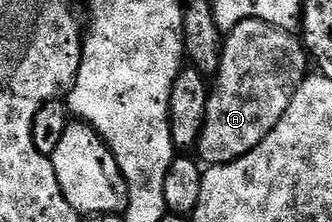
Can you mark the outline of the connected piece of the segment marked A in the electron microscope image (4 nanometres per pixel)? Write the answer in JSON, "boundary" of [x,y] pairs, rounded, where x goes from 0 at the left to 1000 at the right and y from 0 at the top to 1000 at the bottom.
{"boundary":[[[762,81],[723,99],[702,135],[684,140],[663,230],[663,302],[627,428],[620,541],[596,644],[599,725],[627,748],[675,748],[750,694],[831,572],[886,414],[931,329],[928,297],[934,302],[931,248],[916,221],[913,185],[889,149],[843,135]]]}

